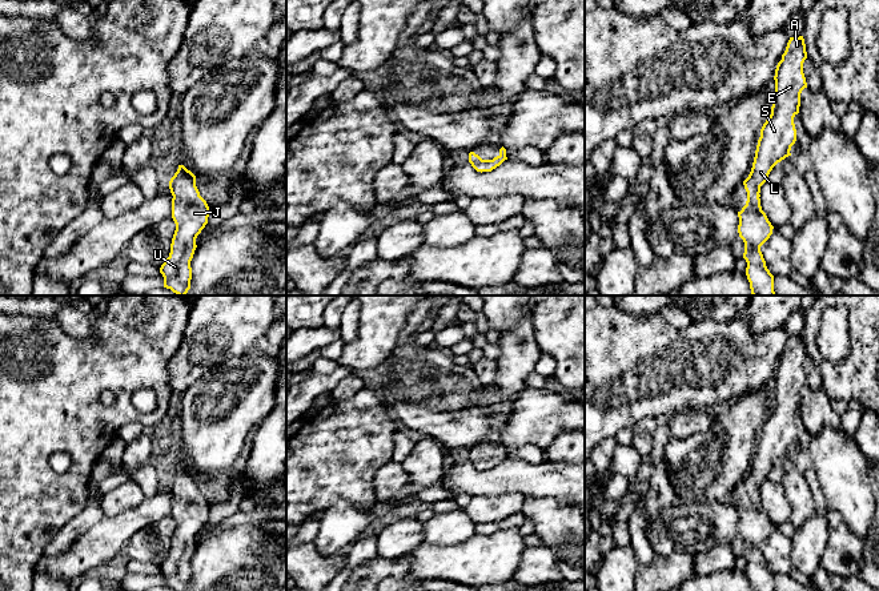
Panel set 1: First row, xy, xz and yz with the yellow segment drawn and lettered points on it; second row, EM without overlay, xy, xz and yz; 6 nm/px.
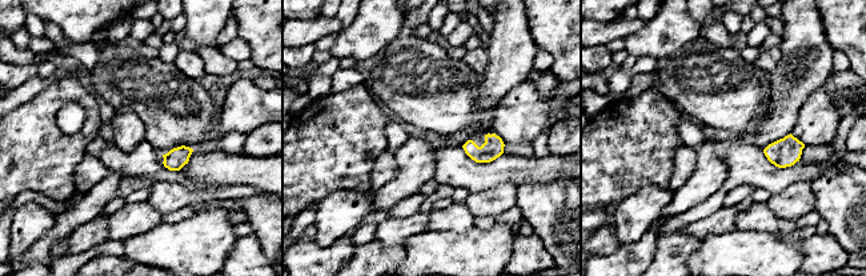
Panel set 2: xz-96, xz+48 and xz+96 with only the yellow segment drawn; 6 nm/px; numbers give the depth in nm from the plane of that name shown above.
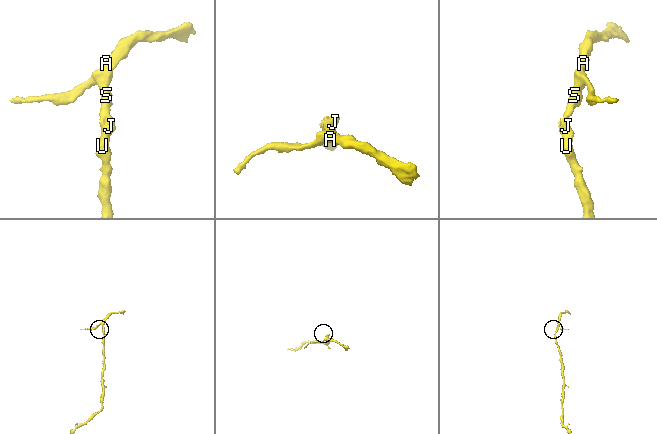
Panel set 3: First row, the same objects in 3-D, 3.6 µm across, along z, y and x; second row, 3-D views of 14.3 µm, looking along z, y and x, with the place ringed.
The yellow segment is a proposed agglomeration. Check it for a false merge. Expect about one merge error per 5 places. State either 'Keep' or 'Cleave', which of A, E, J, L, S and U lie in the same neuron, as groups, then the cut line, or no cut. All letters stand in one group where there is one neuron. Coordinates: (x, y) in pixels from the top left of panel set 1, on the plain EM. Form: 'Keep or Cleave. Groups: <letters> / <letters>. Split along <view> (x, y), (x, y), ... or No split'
Keep. Groups: A E J L S U. No split

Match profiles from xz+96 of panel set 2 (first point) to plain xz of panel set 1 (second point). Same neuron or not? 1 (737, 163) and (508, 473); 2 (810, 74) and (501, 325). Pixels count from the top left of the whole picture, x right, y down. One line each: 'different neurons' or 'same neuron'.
1: same neuron
2: different neurons

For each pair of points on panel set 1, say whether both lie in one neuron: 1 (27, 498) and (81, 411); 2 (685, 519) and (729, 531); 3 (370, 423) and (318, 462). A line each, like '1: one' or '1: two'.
1: one
2: one
3: one

